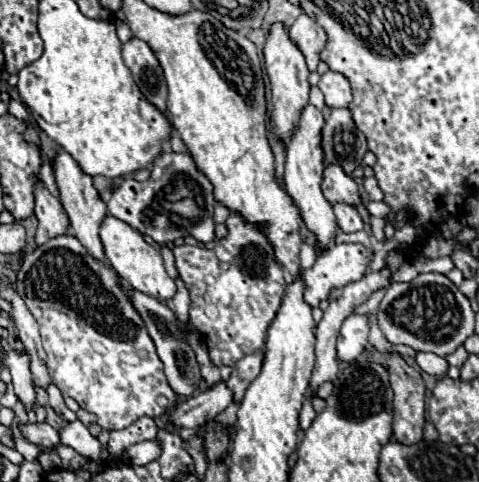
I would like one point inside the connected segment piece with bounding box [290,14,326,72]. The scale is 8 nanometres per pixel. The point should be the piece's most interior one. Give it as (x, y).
(307, 33)

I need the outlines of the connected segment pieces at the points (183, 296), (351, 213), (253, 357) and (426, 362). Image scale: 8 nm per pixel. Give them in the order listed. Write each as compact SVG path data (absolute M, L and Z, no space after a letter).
M176 278L176 286L178 286L178 292L176 292L176 296L172 300L166 302L166 306L176 312L178 320L182 324L186 324L188 322L188 308L190 308L190 294L188 294L188 288L182 282L182 278Z
M336 202L336 204L334 204L334 214L336 214L338 226L340 226L344 232L358 232L358 230L362 230L362 226L364 226L358 210L356 210L354 206L350 206L350 204Z
M264 348L240 358L228 378L228 386L232 388L234 392L234 402L240 402L248 384L260 374L260 368L262 368L262 360L264 360Z
M418 352L416 354L416 362L424 372L432 376L446 376L448 372L448 362L445 358L434 356L432 353Z

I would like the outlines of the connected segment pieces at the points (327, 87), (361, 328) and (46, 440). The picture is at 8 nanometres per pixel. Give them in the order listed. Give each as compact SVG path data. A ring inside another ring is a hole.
M328 70L328 72L320 78L318 88L324 92L324 98L326 98L326 106L328 106L328 108L348 108L348 104L352 102L350 84L348 84L348 80L346 80L342 74L338 74L338 72Z
M352 314L344 320L338 336L338 360L350 364L360 358L368 340L368 316Z
M22 424L20 432L24 434L24 438L32 444L44 446L48 450L54 450L56 446L60 446L60 434L56 428L52 428L50 424Z

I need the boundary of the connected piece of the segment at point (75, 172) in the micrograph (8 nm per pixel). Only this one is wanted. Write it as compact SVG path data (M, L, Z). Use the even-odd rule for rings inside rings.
M58 148L56 156L54 156L54 178L56 178L58 190L60 190L60 202L72 224L72 234L80 240L80 244L88 250L88 254L92 258L106 264L108 258L104 256L104 246L100 240L100 226L106 216L106 204L100 200L96 188L92 186L92 178L88 174L84 174L82 168L74 162L74 158L68 152L64 152L62 148Z

